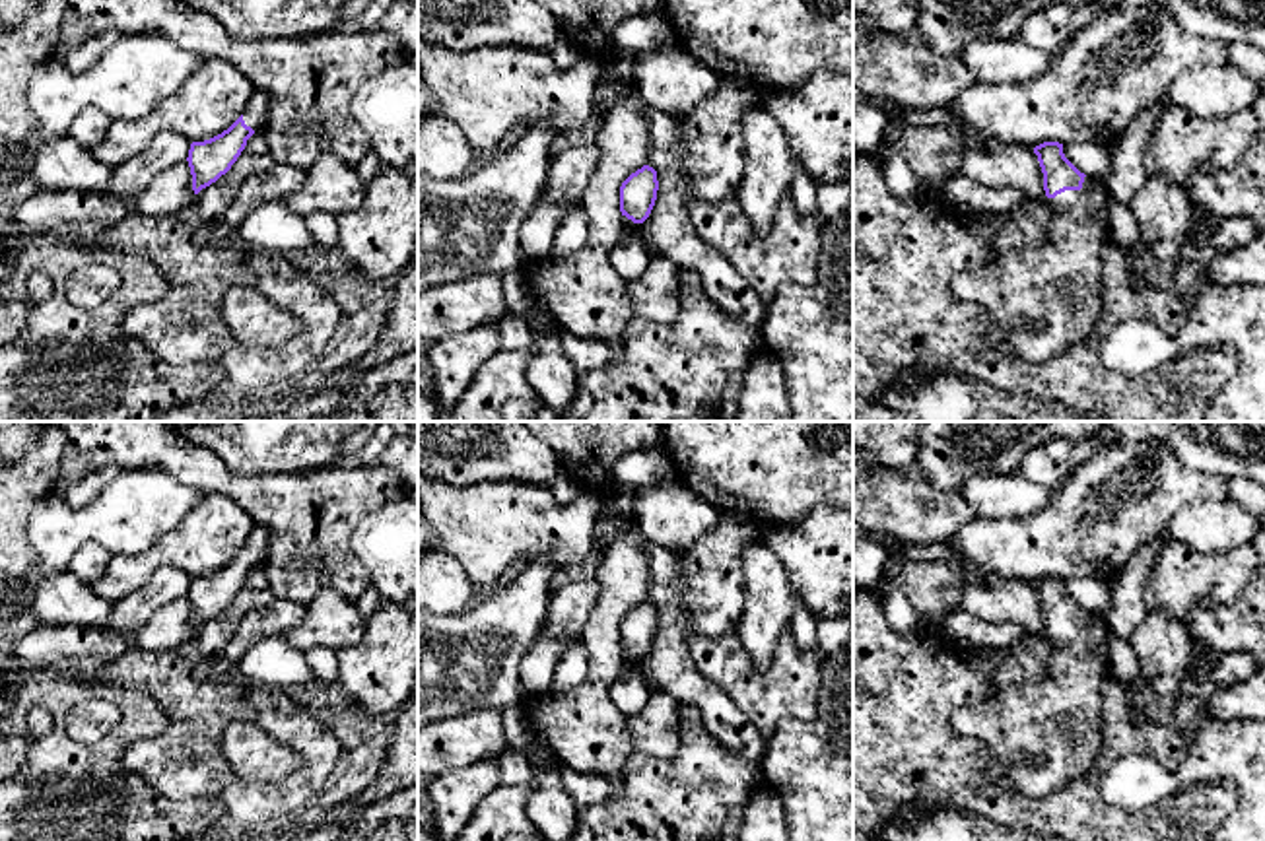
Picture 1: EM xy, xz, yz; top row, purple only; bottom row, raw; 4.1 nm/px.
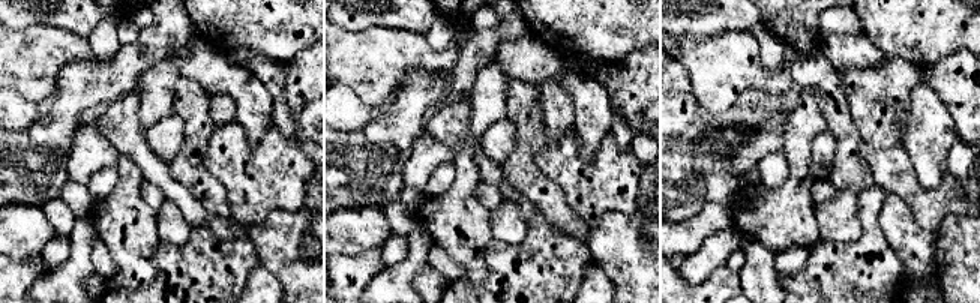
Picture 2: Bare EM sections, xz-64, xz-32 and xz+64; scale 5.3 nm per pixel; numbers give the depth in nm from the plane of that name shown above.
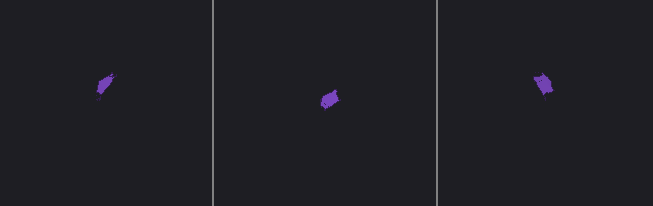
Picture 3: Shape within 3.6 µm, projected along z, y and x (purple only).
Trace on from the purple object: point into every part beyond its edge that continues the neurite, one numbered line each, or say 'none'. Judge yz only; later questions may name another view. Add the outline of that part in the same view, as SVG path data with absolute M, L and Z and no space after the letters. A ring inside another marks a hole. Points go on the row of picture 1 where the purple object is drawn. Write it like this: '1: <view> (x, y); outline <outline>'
1: yz (1046, 298); outline M1084 177L1080 190L1065 190L1047 198L1051 218L1043 243L1026 243L993 254L983 266L954 278L956 297L981 305L1022 361L1047 363L1096 330L1102 311L1102 251L1110 243L1108 196L1104 181Z

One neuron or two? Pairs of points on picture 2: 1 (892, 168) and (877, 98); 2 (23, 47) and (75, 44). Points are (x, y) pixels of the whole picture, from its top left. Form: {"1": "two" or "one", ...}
{"1": "two", "2": "one"}

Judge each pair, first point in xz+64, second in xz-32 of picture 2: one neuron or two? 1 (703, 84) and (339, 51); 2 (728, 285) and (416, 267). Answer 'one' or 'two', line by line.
1: one
2: one

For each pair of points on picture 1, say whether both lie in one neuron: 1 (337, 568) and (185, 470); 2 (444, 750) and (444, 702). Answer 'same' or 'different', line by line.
1: same
2: different

